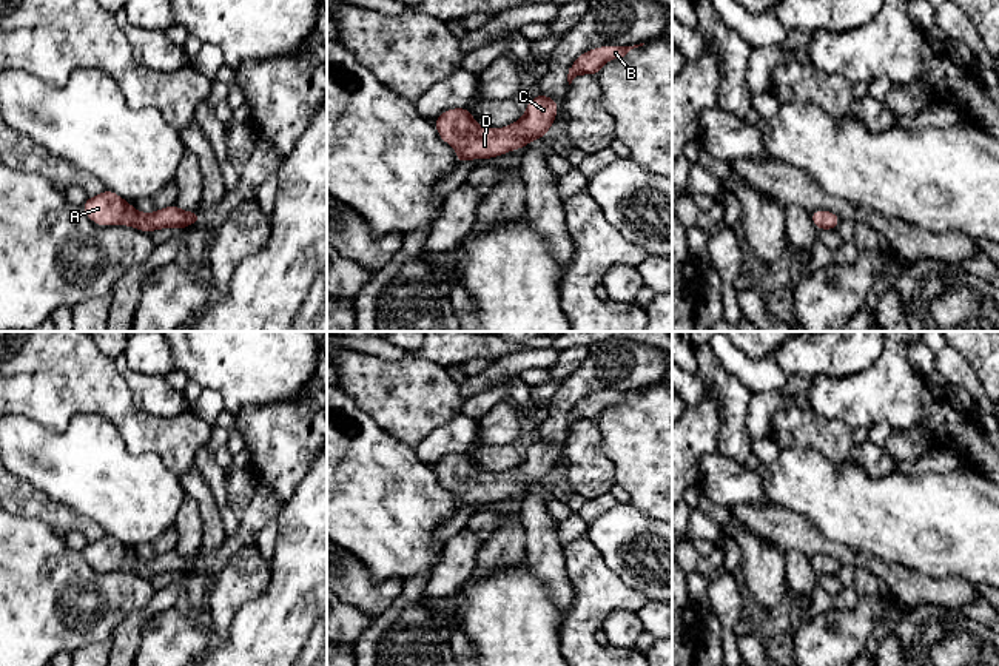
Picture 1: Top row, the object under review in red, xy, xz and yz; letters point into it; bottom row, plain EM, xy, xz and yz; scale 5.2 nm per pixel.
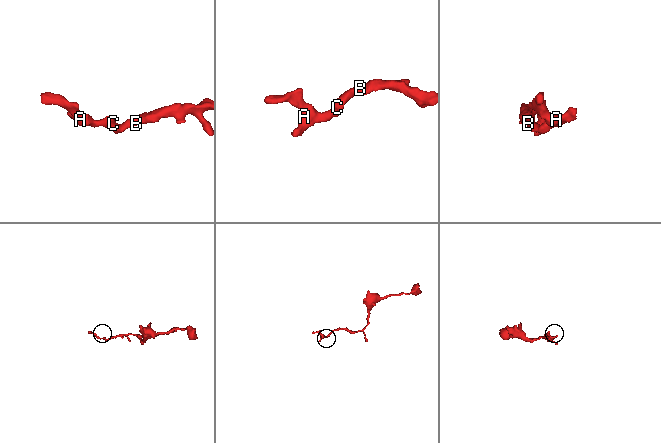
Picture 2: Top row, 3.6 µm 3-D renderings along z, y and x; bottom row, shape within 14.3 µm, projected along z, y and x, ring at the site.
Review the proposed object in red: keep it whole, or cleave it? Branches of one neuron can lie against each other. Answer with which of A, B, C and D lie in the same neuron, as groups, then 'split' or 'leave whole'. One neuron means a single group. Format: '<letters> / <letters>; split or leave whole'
A B C D; leave whole

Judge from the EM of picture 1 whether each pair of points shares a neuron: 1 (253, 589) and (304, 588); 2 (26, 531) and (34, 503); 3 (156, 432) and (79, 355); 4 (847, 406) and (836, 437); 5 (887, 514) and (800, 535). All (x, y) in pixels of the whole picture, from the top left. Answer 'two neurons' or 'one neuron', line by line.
1: two neurons
2: two neurons
3: one neuron
4: two neurons
5: two neurons

